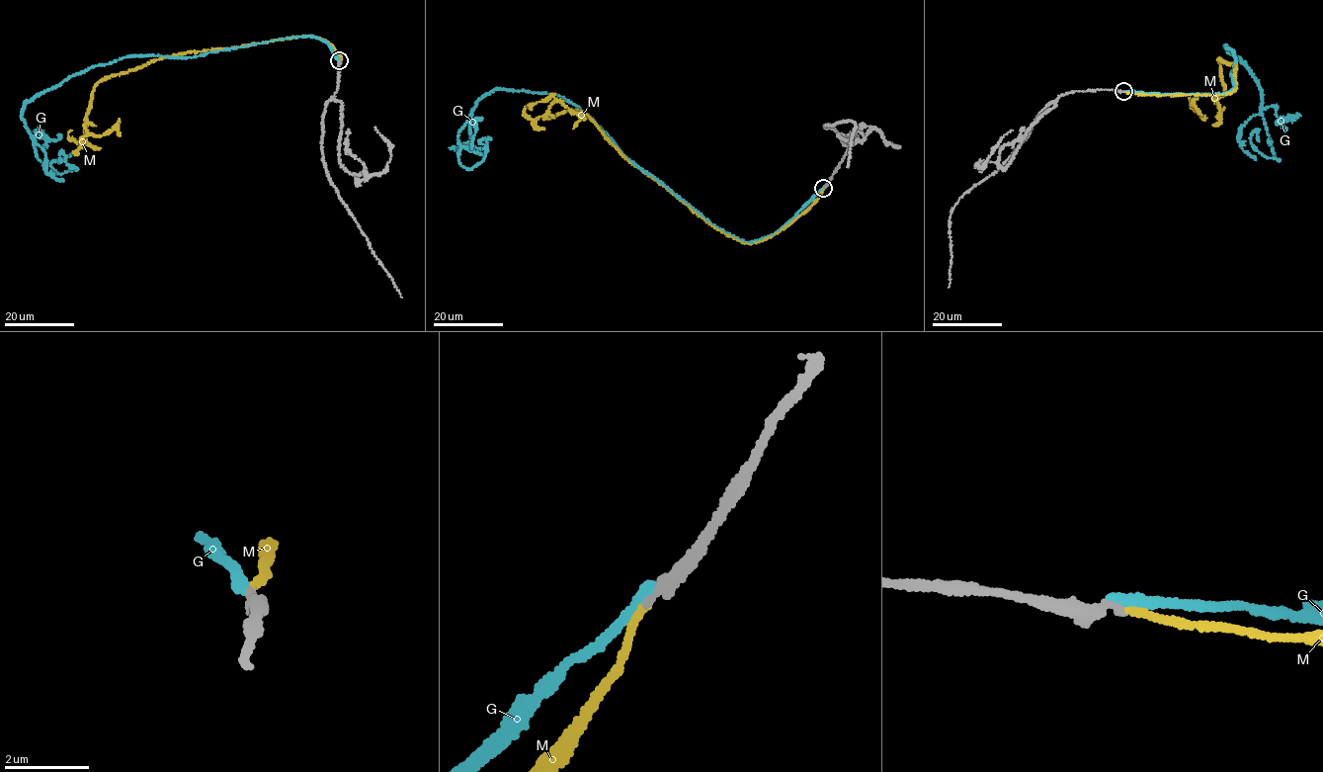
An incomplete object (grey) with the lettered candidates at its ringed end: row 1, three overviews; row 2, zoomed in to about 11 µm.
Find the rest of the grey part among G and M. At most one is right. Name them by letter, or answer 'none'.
M

